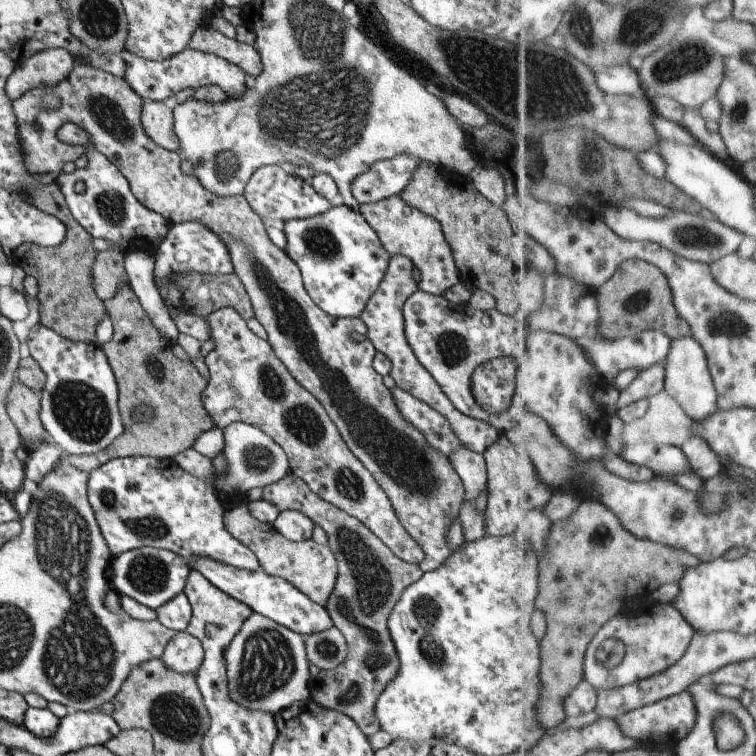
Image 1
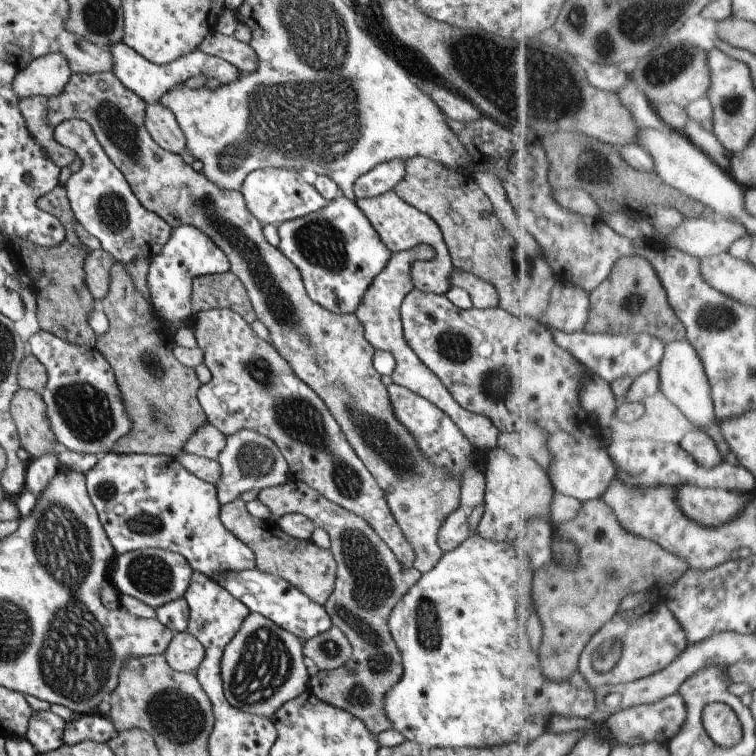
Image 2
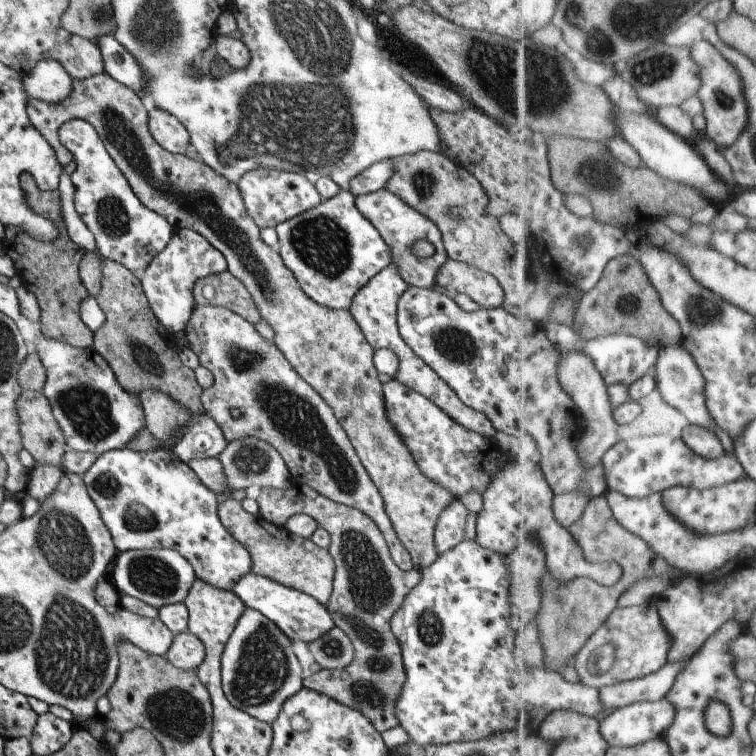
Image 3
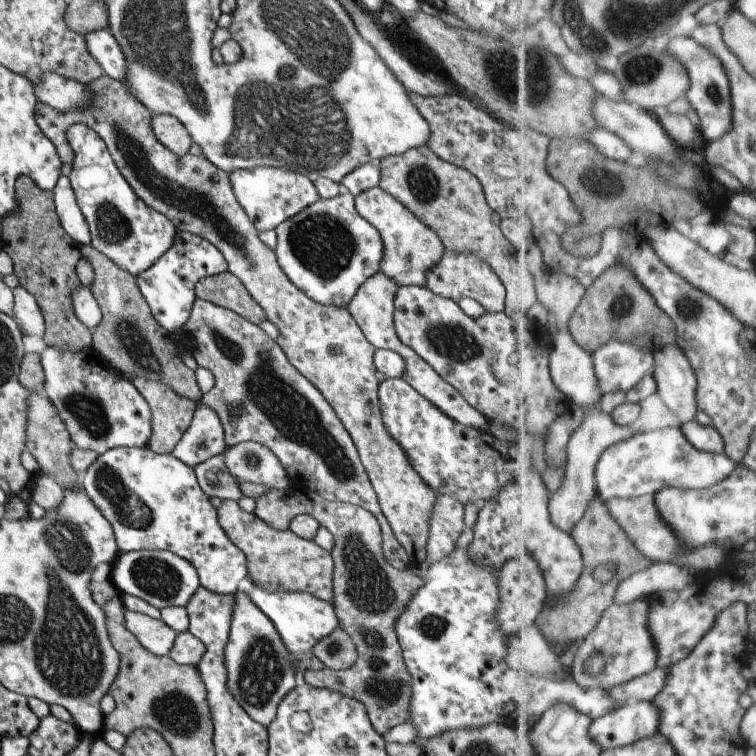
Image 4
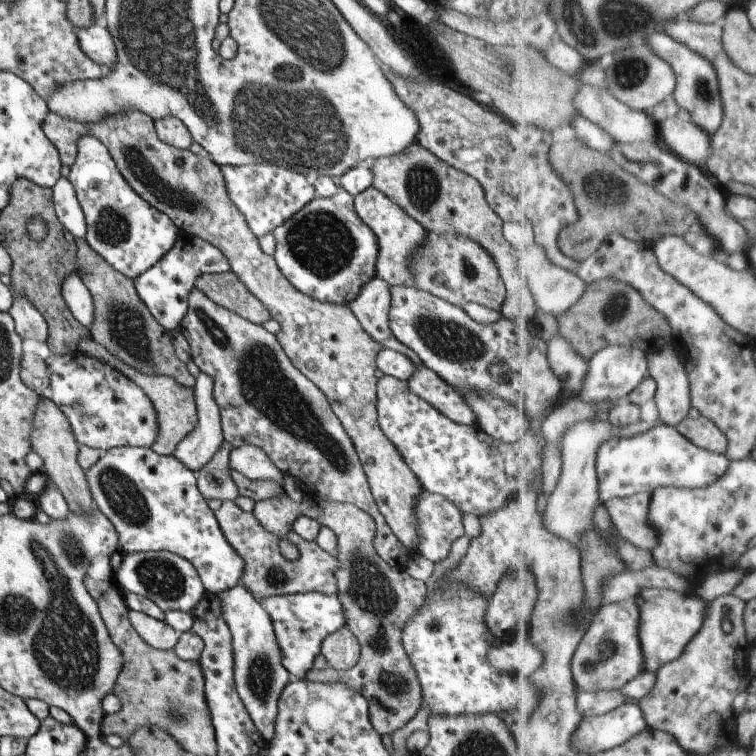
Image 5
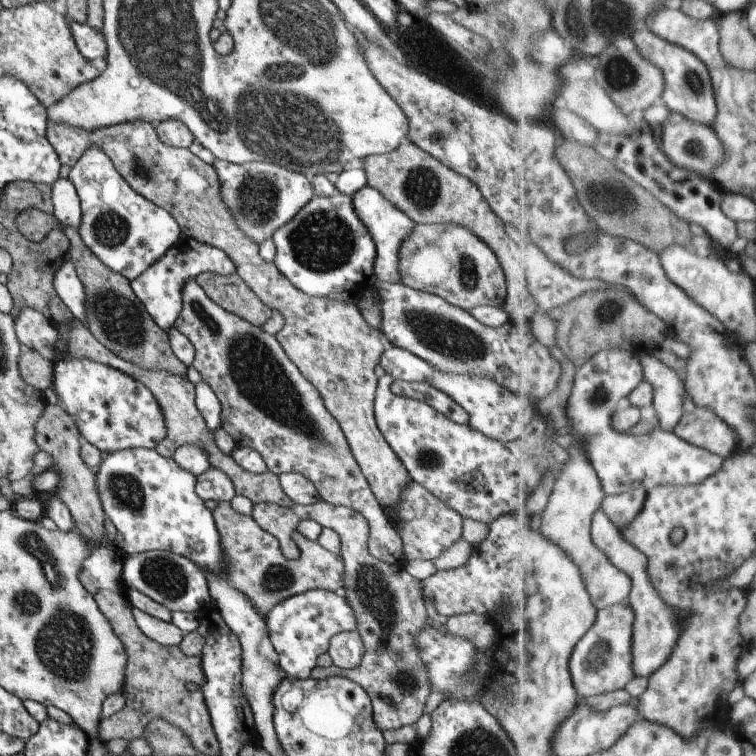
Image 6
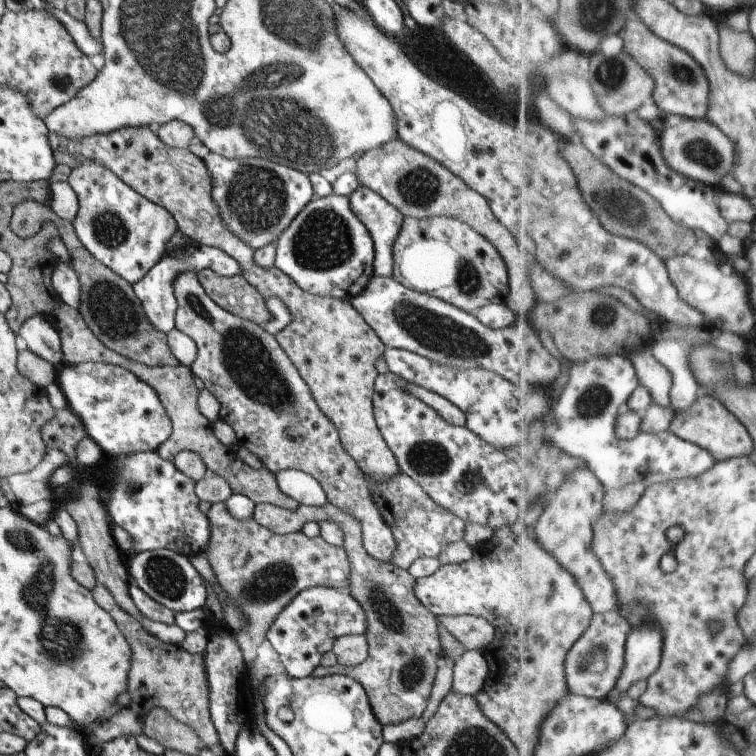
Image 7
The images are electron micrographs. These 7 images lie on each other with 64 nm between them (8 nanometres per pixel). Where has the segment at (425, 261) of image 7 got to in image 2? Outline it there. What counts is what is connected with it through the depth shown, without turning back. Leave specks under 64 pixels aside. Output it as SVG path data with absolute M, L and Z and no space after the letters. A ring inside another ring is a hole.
M452 264L448 280L450 281L449 286L459 286L466 290L473 308L488 309L499 306L496 288L489 281L452 266Z

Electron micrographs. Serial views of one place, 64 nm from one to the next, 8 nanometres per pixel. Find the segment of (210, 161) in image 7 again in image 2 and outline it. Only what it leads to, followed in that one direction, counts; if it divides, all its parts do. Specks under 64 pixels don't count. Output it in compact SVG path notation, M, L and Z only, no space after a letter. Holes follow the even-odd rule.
M266 166L251 171L241 181L238 191L243 197L245 206L261 224L277 225L279 223L305 216L326 205L326 200L313 188L303 181L299 173L289 171L281 166Z

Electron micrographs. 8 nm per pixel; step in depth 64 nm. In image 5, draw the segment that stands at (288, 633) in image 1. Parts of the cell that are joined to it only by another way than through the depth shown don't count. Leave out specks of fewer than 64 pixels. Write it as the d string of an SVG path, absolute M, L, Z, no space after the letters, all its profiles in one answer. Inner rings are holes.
M240 584L215 594L221 602L221 614L231 636L231 656L233 656L233 688L241 700L245 711L259 734L268 742L273 736L273 720L281 690L291 680L281 664L281 650L275 642L275 634L260 604Z

